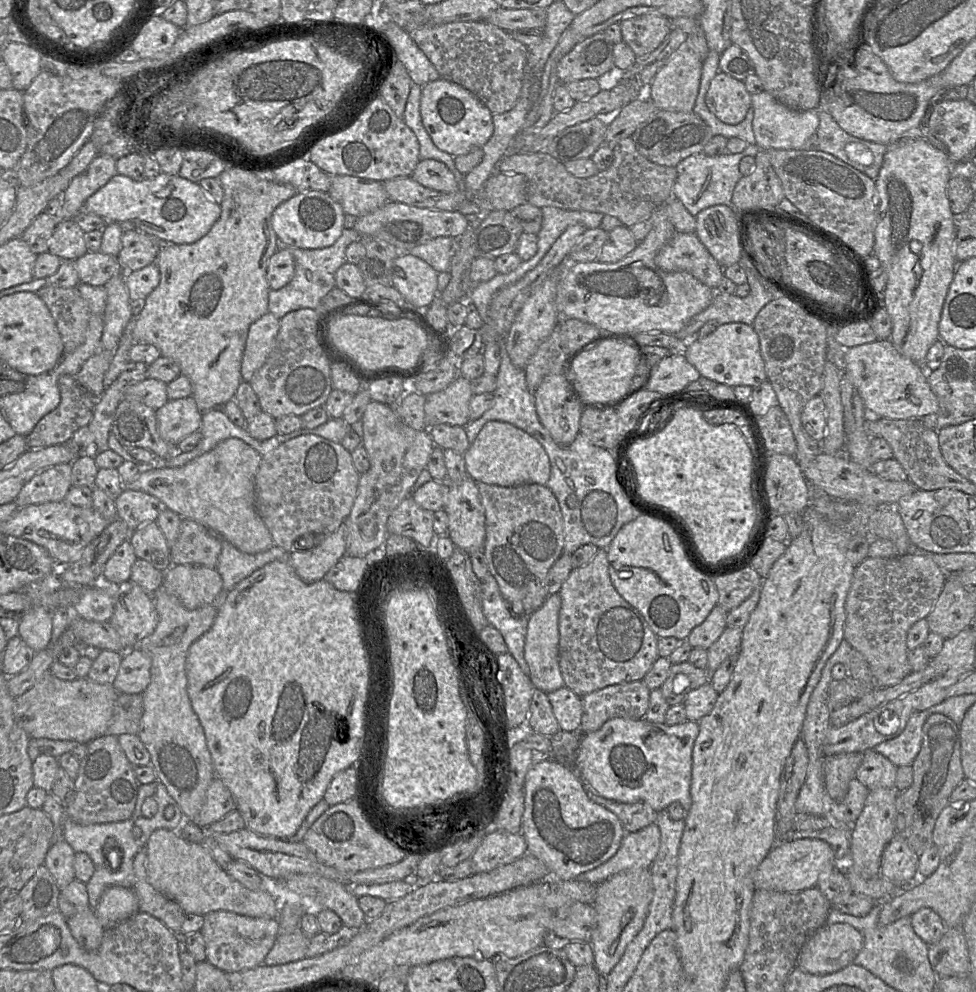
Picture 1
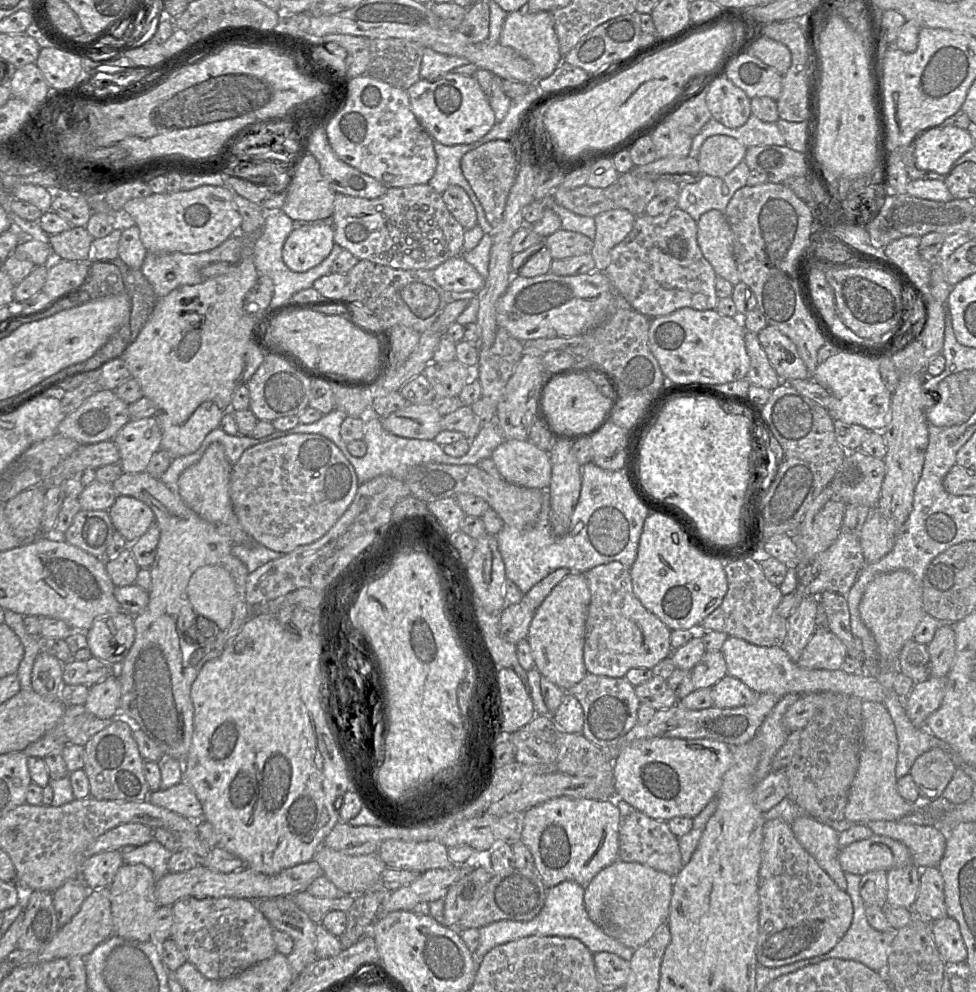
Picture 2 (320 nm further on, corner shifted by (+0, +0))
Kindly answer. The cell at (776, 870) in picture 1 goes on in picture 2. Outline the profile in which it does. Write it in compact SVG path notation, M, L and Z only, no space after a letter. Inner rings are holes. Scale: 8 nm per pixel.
M874 834L840 849L839 862L844 872L862 876L874 870L889 871L912 864L912 857L903 843Z

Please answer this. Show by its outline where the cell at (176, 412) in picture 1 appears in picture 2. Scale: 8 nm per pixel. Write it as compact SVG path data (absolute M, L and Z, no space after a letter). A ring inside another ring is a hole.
M155 416L130 420L112 439L119 451L119 465L123 473L140 473L146 470L153 455L160 449L162 432Z

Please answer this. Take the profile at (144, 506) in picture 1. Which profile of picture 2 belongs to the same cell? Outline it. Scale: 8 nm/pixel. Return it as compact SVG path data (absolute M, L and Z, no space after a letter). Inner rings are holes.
M118 495L108 510L112 525L128 542L140 538L155 522L152 510L142 501Z

